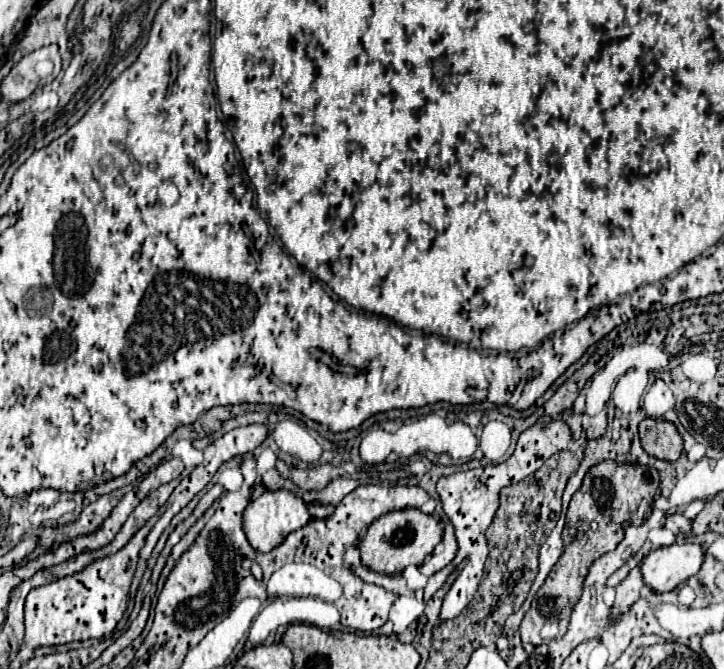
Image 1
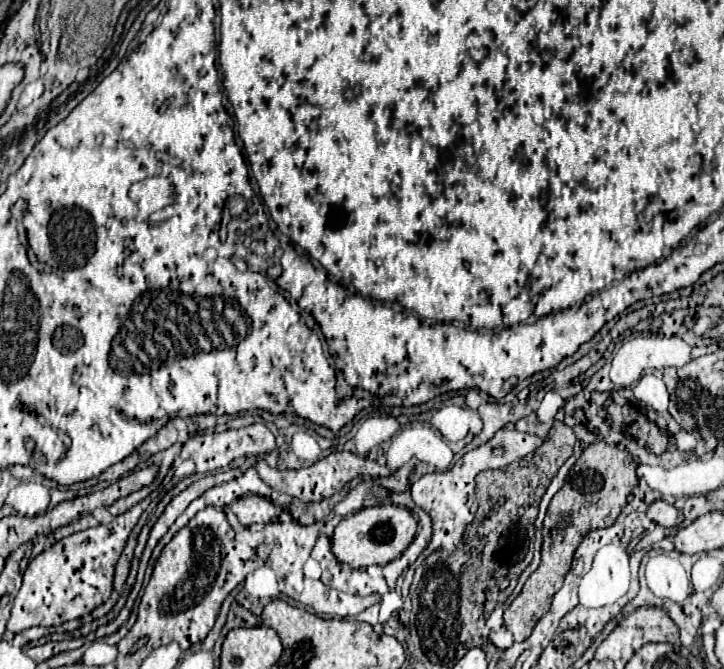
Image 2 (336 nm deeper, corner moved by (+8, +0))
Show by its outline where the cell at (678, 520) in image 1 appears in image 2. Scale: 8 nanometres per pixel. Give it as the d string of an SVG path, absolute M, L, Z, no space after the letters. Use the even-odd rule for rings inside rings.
M658 500L648 508L648 518L664 528L676 528L680 524L680 514L680 510L676 510L672 504L664 500Z

